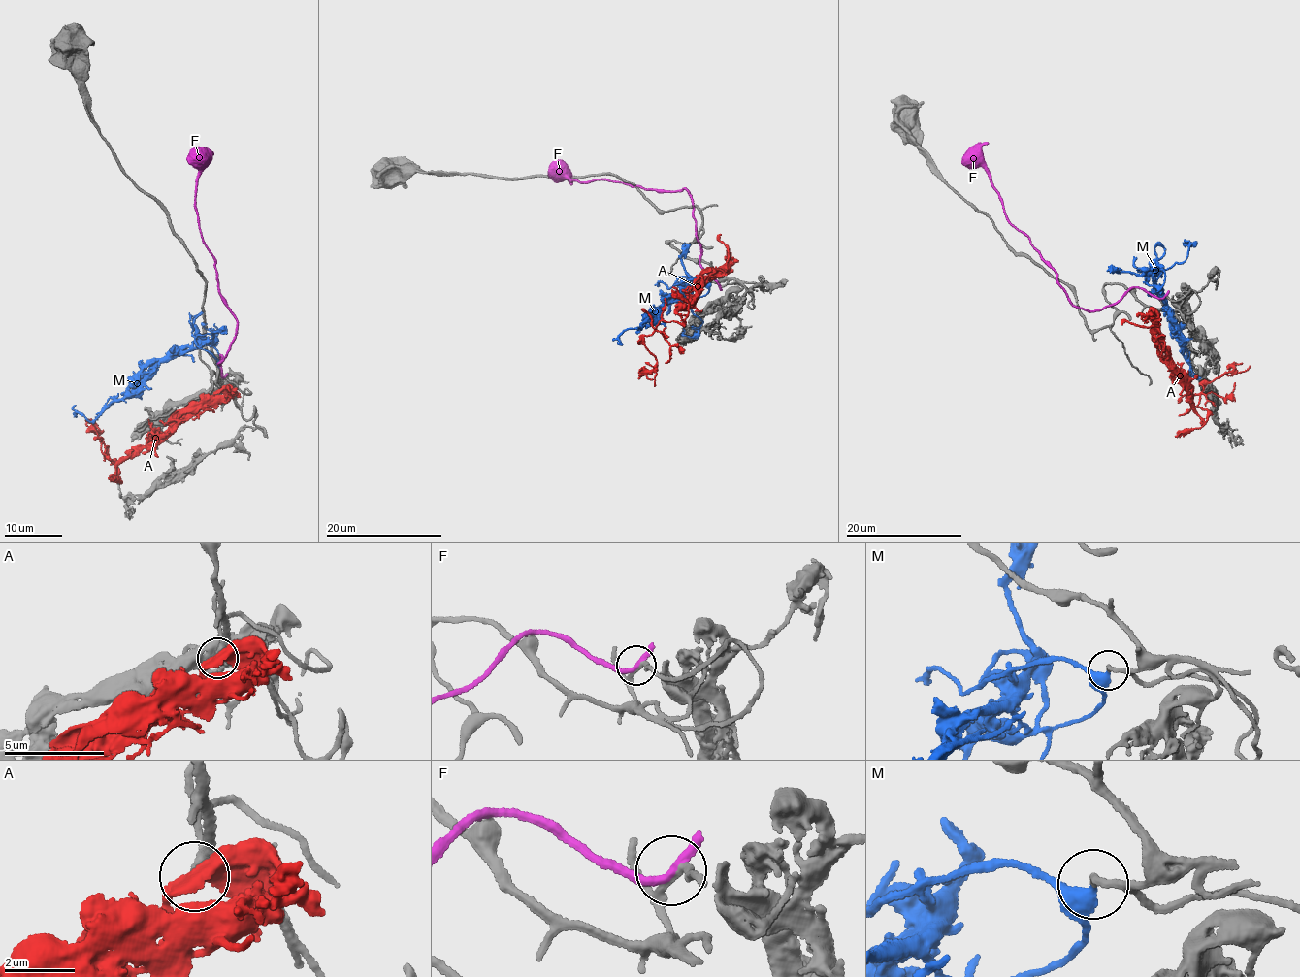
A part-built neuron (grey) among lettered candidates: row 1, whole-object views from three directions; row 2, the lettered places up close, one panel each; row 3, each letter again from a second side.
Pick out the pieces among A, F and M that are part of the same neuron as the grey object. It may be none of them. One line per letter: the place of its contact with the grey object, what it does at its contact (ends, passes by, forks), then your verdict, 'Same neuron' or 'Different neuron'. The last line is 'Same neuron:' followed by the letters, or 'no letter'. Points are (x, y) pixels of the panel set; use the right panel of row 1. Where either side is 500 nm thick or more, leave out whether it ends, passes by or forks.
A: Touches grey at (1158, 314). Same neuron
F: Touches grey at (1163, 297). It passes by. Different neuron
M: Touches grey at (1157, 291). It passes by. Same neuron
Same neuron: A, M

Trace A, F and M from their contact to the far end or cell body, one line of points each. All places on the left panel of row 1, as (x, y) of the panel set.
A: (219, 391), (116, 466), (116, 473), (92, 432), (103, 432), (95, 430)
F: (224, 376), (219, 359), (218, 364), (226, 356), (237, 318), (200, 231), (199, 174), (190, 156), (198, 147)
M: (221, 368), (214, 357), (200, 347), (202, 343), (175, 350), (91, 422), (78, 412), (77, 417)

